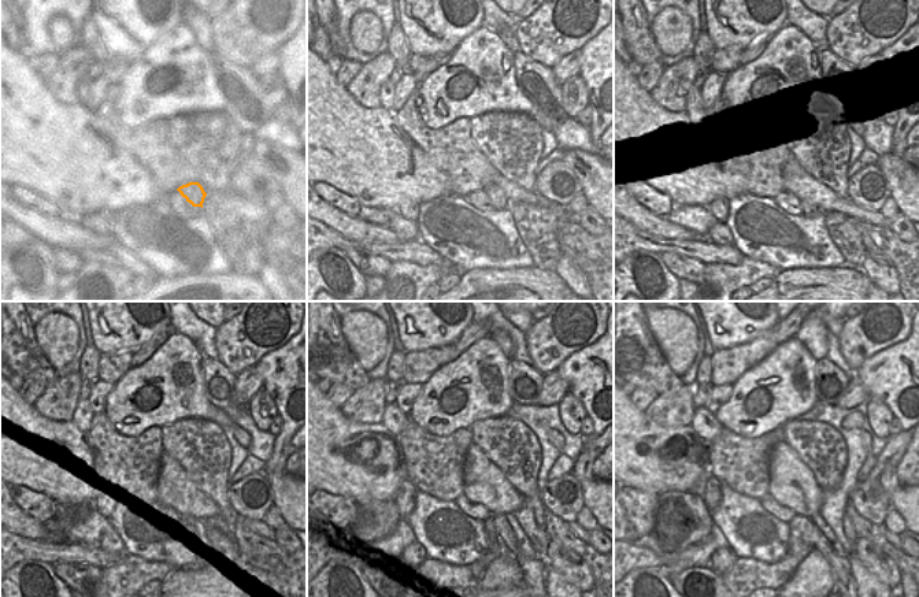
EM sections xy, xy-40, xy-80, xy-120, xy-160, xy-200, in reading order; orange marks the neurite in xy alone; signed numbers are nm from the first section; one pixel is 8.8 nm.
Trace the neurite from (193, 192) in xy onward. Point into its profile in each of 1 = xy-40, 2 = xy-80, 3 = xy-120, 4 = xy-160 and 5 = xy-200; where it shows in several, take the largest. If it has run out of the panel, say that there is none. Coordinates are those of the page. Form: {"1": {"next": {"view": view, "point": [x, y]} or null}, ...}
{"1": {"next": {"view": "xy-40", "point": [499, 200]}}, "2": {"next": {"view": "xy-80", "point": [804, 204]}}, "3": {"next": {"view": "xy-120", "point": [197, 529]}}, "4": {"next": {"view": "xy-160", "point": [534, 570]}}, "5": {"next": {"view": "xy-200", "point": [840, 566]}}}

